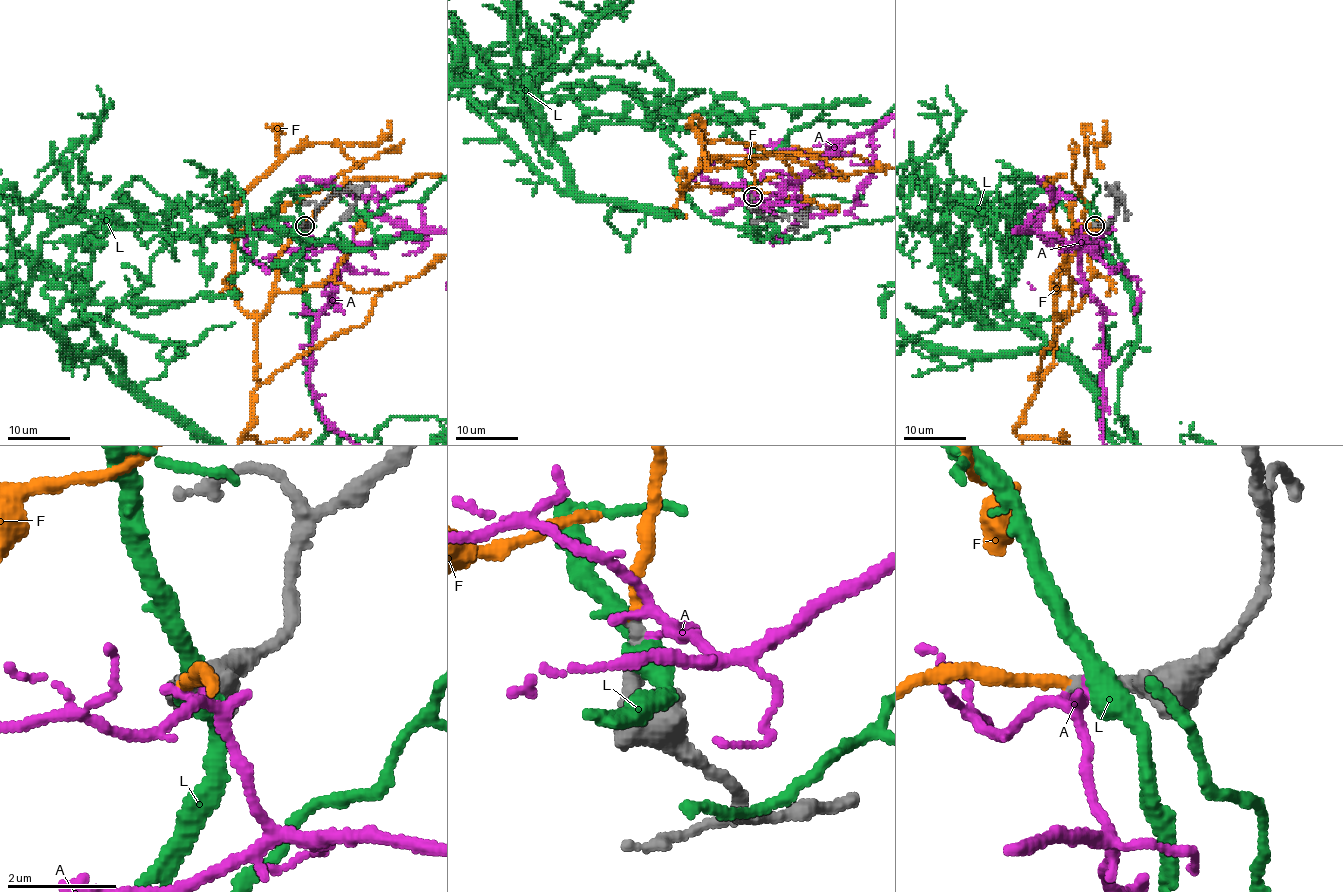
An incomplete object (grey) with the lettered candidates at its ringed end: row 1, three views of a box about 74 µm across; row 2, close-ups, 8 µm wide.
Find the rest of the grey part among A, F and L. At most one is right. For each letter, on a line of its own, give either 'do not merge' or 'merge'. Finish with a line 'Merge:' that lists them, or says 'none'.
A: do not merge
F: merge
L: do not merge
Merge: F

